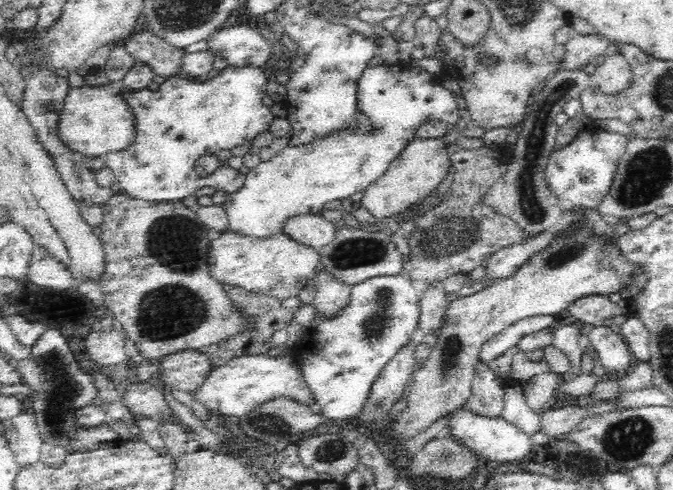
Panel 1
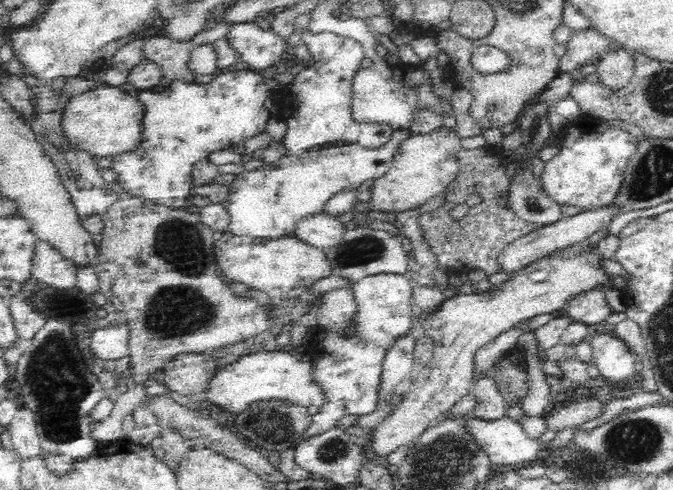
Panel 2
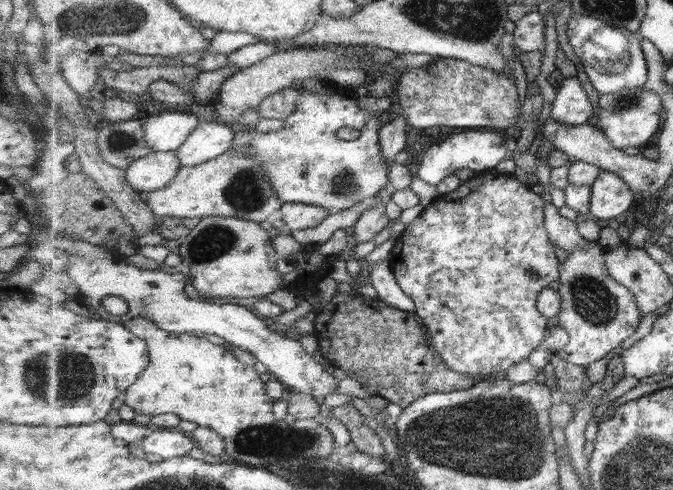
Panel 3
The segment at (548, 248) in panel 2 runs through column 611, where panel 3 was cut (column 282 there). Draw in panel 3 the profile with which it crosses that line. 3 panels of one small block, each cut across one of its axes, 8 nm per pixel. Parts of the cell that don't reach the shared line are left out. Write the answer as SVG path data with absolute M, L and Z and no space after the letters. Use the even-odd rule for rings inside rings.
M285 203L280 211L281 220L290 231L315 228L329 215L325 208L300 203Z

